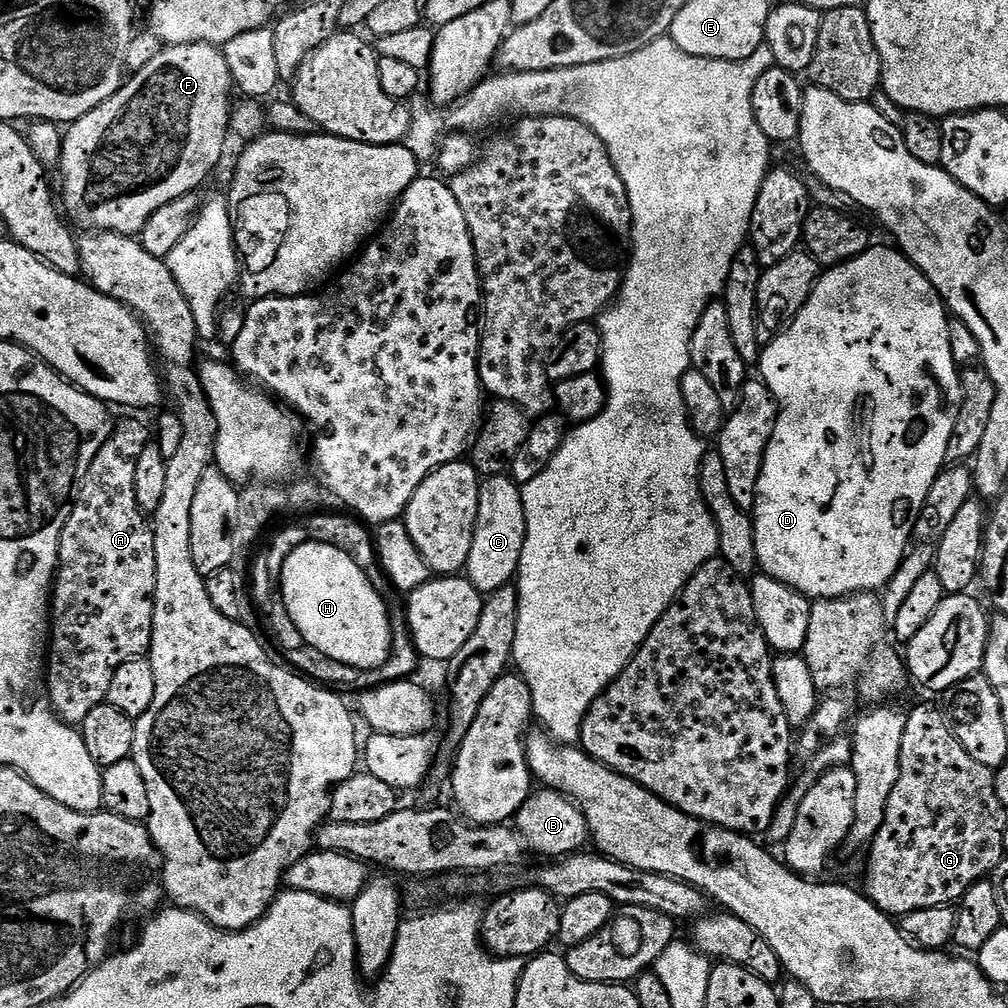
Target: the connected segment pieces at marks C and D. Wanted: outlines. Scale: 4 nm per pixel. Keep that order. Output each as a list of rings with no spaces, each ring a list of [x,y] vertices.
[[[497,474],[489,476],[481,483],[478,494],[478,518],[474,526],[474,542],[470,542],[470,558],[466,569],[466,578],[481,594],[498,590],[502,586],[513,583],[516,572],[520,568],[522,546],[526,542],[526,514],[522,506],[521,485],[512,481],[511,475]]]
[[[872,246],[858,258],[827,269],[812,287],[810,298],[802,310],[798,310],[798,314],[780,335],[763,345],[760,354],[758,376],[770,390],[778,411],[772,422],[772,436],[764,451],[756,491],[756,507],[750,513],[756,563],[763,575],[790,586],[813,602],[852,596],[856,592],[876,592],[888,585],[909,551],[908,540],[913,539],[912,531],[918,514],[924,509],[926,494],[930,494],[934,478],[938,478],[948,459],[954,416],[950,408],[948,412],[944,405],[944,396],[959,397],[961,374],[961,369],[954,362],[954,354],[950,354],[950,313],[931,282],[908,261],[903,252],[892,248]]]

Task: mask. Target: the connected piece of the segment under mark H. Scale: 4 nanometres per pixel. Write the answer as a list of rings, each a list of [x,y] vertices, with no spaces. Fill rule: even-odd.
[[[305,542],[286,558],[278,592],[282,597],[282,608],[289,612],[308,648],[317,648],[336,664],[345,664],[346,667],[361,672],[372,672],[383,667],[392,648],[389,607],[385,597],[382,594],[380,597],[378,589],[380,588],[370,580],[368,574],[355,564],[350,554],[336,549],[334,545]]]

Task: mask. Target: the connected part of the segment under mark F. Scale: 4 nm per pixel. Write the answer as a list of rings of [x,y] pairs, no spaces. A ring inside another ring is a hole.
[[[174,44],[171,46],[161,47],[159,54],[157,54],[155,58],[151,59],[149,64],[147,64],[146,66],[142,66],[142,70],[131,73],[131,75],[129,75],[127,79],[125,79],[124,85],[120,87],[109,100],[107,100],[106,102],[102,102],[94,110],[90,110],[90,114],[86,114],[81,118],[81,120],[75,120],[73,124],[67,125],[66,131],[64,132],[62,158],[60,159],[60,163],[58,165],[60,176],[62,179],[64,179],[64,204],[62,200],[63,215],[67,217],[67,219],[71,221],[71,223],[75,225],[77,229],[79,229],[78,227],[84,228],[80,230],[91,230],[94,232],[116,232],[117,234],[119,234],[119,236],[135,237],[142,231],[142,229],[144,229],[144,227],[146,226],[146,222],[154,214],[154,210],[162,210],[162,206],[166,206],[166,202],[174,202],[174,198],[182,198],[183,196],[195,193],[197,191],[196,187],[198,187],[199,184],[202,183],[203,180],[206,179],[207,176],[210,175],[211,172],[219,166],[220,159],[222,159],[224,156],[224,143],[226,143],[227,140],[230,140],[230,103],[228,104],[228,91],[231,93],[233,91],[233,88],[234,85],[232,83],[232,75],[230,74],[230,66],[226,66],[226,58],[224,57],[224,53],[219,47],[217,47],[217,45]]]

